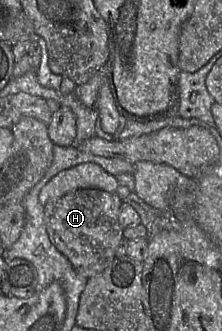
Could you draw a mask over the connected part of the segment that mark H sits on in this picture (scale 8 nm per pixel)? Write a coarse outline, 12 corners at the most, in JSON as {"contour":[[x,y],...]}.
{"contour":[[116,192],[44,205],[51,243],[87,279],[123,238]]}

